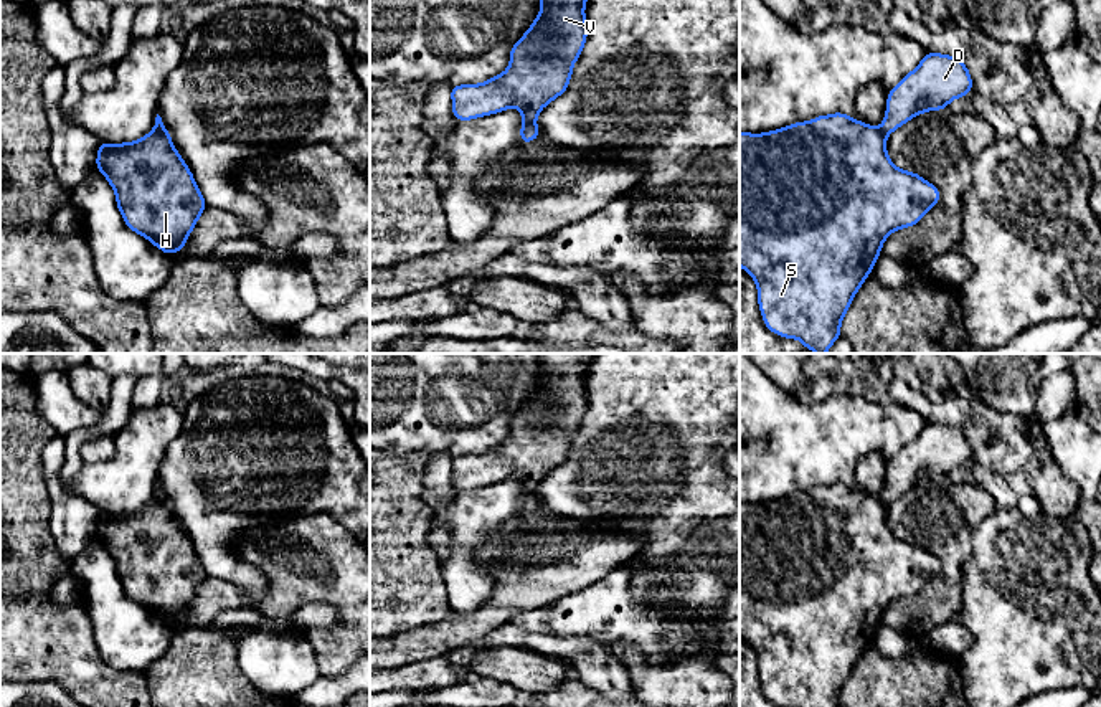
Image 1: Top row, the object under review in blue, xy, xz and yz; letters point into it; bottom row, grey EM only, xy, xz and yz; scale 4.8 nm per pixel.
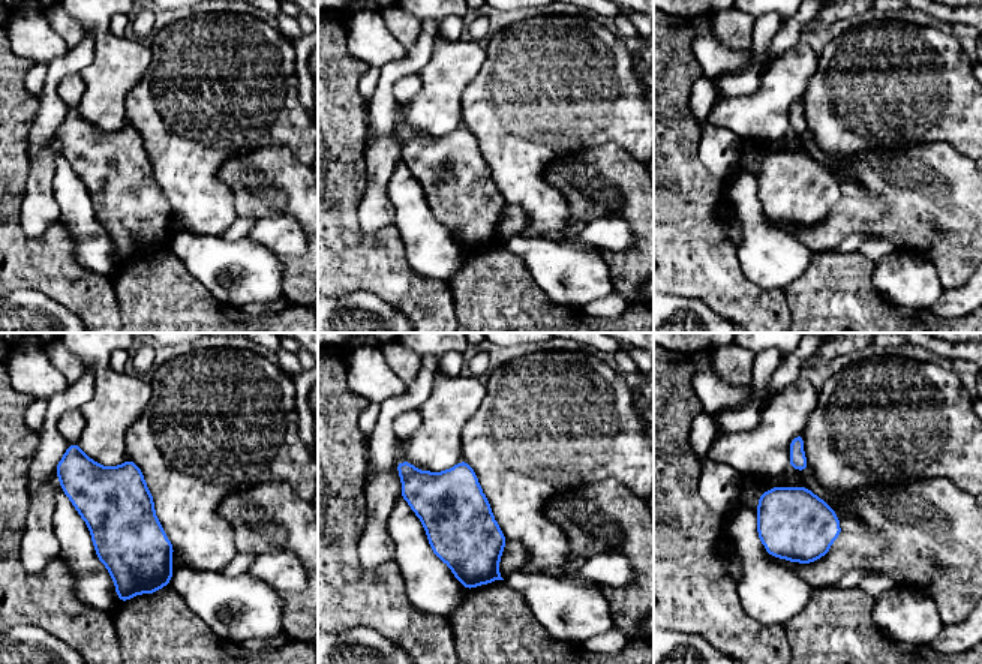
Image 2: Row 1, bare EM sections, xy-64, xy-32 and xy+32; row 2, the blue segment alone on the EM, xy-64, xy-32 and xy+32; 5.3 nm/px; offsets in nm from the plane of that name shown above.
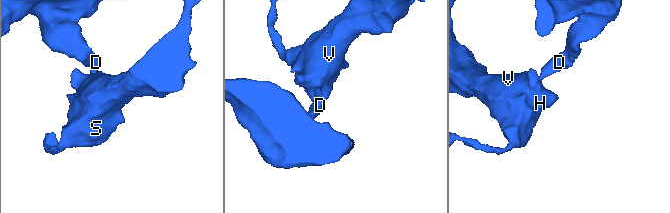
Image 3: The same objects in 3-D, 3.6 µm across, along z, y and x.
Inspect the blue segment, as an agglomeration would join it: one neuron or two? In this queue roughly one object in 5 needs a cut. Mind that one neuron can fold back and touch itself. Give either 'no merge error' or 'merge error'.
merge error

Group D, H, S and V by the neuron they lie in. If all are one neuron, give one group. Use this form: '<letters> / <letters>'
D / H S V

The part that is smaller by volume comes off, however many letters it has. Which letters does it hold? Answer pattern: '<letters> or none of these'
H, S, V

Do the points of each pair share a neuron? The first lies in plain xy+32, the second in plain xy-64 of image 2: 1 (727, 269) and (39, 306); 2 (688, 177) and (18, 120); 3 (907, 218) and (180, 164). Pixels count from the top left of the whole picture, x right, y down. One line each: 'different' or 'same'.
1: different
2: same
3: different

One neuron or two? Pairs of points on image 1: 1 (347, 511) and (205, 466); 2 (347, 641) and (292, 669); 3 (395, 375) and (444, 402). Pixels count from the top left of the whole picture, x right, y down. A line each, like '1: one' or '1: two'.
1: one
2: two
3: one

